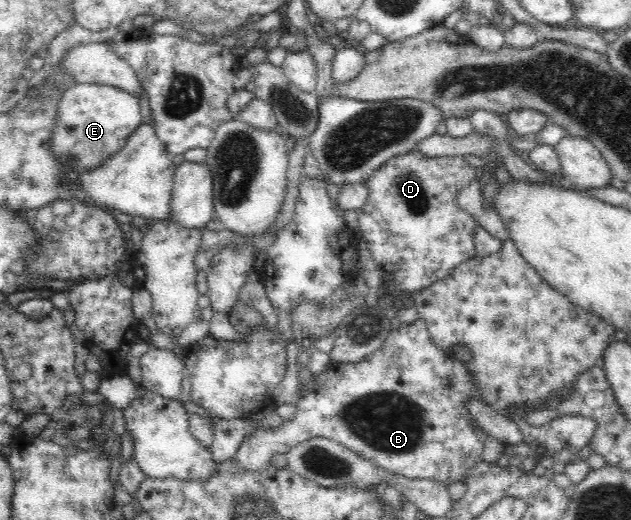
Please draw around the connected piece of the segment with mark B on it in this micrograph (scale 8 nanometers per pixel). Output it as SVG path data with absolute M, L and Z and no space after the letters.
M418 318L415 322L412 322L412 324L402 323L399 329L390 331L390 335L384 340L382 347L370 354L367 360L365 359L358 363L332 364L325 372L314 375L314 388L312 388L312 392L308 392L308 395L302 397L297 403L294 418L291 421L284 421L282 426L278 428L266 430L260 428L252 432L250 436L244 436L241 446L234 456L234 462L242 471L260 472L268 468L274 454L286 455L292 448L296 448L298 444L304 443L306 439L312 438L312 436L323 436L324 438L335 440L338 444L354 452L358 457L370 460L374 465L380 465L380 467L388 471L388 473L394 473L408 479L435 480L449 485L463 481L465 476L469 475L469 472L473 470L474 466L482 462L483 445L481 436L484 434L484 430L477 424L466 408L466 404L471 399L483 400L481 396L482 393L480 393L480 389L476 387L476 381L474 381L474 377L472 377L468 368L452 358L449 352L438 349L438 347L432 343L432 339L430 339L430 332L428 332L424 319Z

